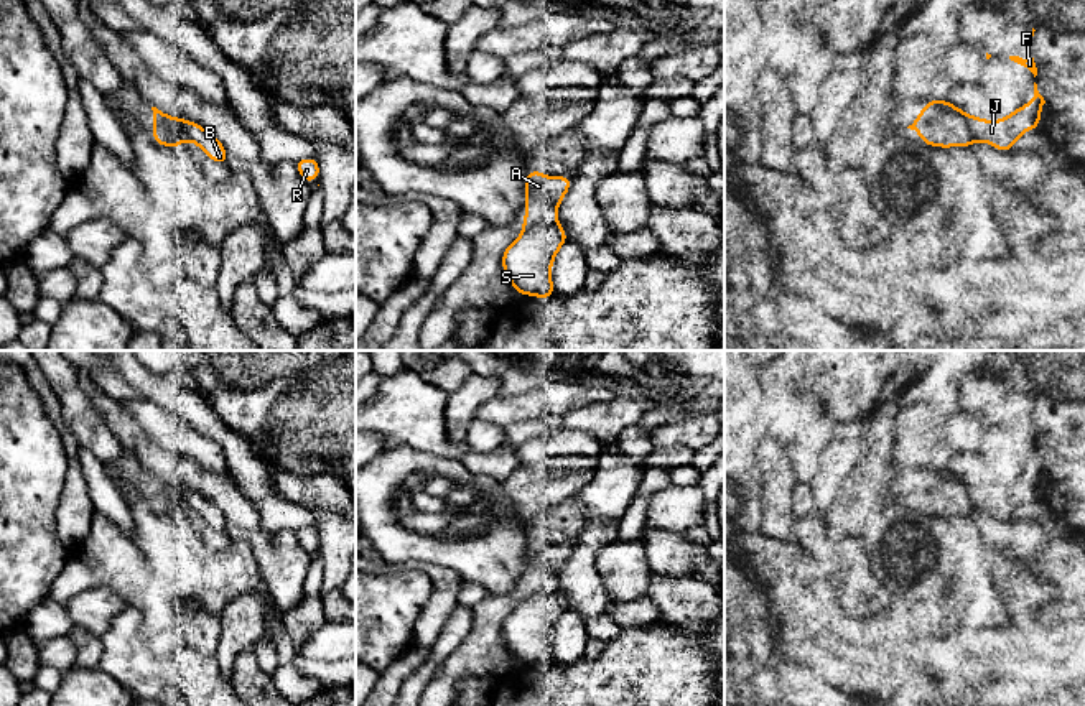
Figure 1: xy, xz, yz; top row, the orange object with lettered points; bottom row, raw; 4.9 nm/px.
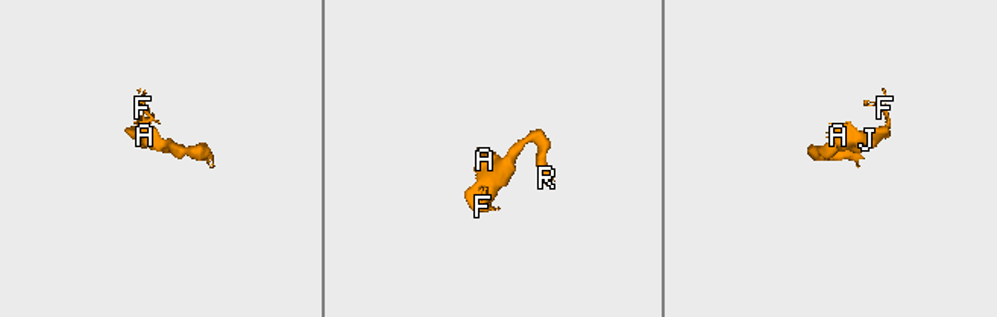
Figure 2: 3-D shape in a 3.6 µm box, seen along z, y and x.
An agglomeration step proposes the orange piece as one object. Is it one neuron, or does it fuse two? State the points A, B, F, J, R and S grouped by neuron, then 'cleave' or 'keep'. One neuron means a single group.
A / B F J R S | cleave

